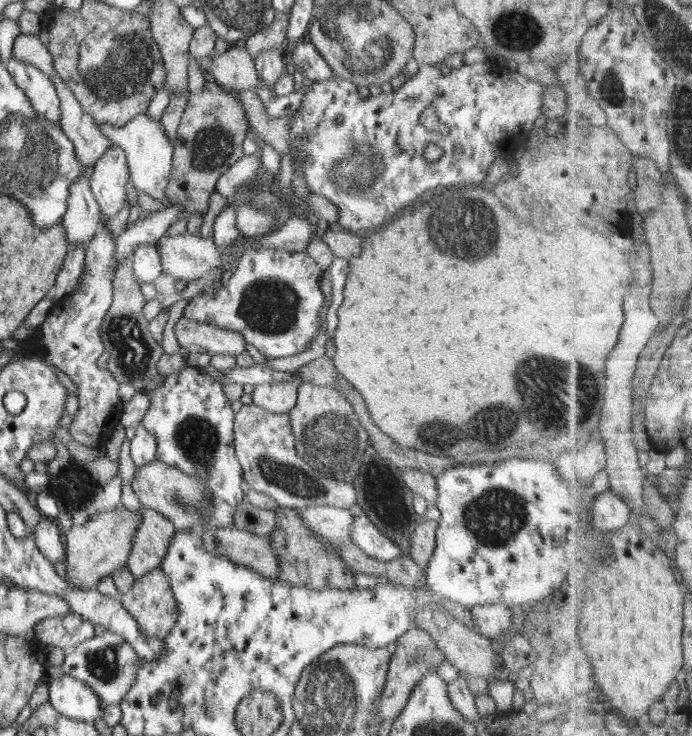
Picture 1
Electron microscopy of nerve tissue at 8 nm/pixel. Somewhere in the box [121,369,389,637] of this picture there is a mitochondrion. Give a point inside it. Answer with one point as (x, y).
(328, 437)

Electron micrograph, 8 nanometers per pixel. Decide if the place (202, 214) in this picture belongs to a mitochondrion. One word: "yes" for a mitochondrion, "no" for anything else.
no

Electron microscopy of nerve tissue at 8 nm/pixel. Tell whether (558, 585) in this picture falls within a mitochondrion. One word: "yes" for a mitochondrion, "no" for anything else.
no

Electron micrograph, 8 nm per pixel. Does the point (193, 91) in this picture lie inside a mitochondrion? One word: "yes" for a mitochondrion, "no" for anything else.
no

